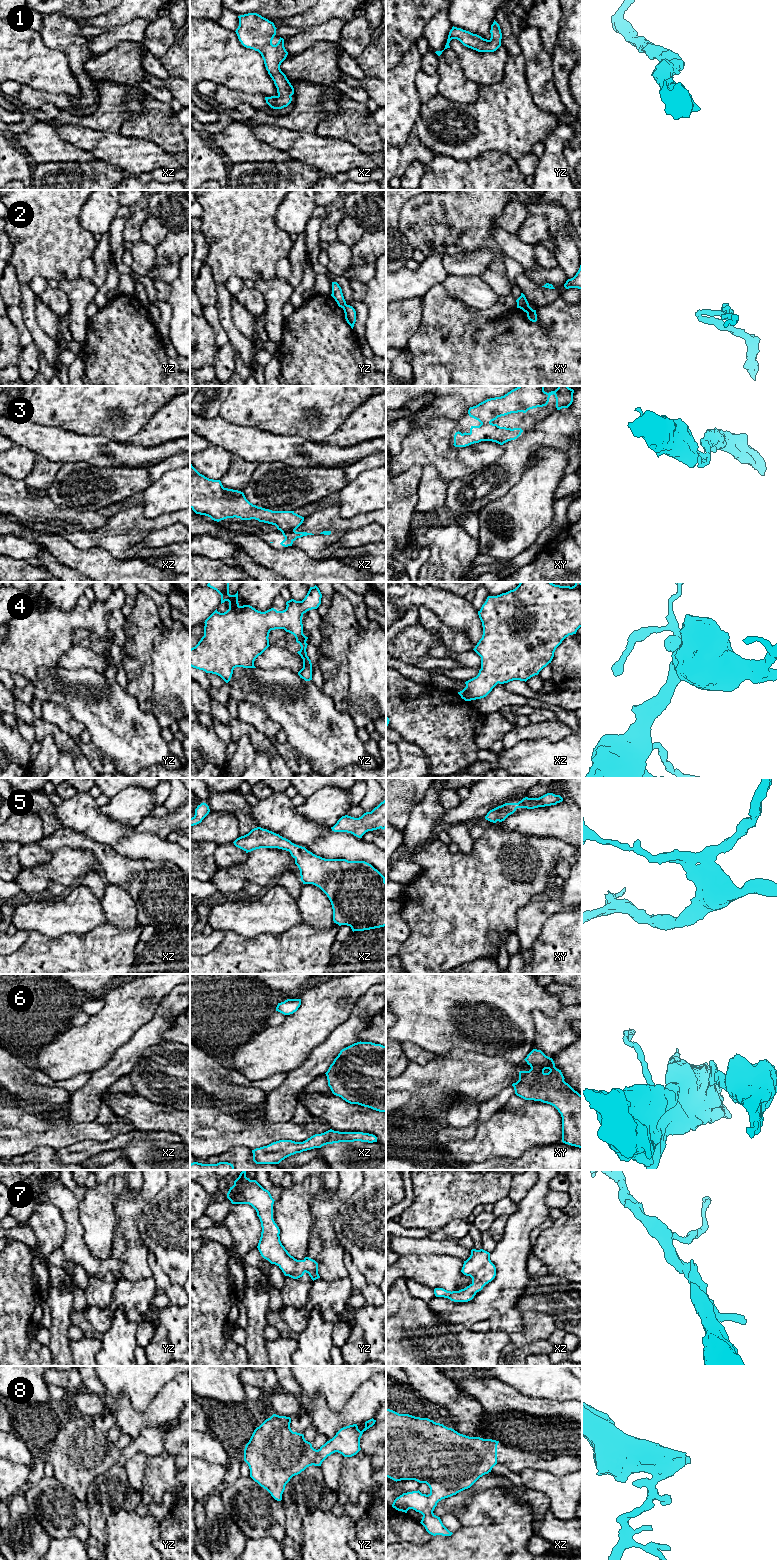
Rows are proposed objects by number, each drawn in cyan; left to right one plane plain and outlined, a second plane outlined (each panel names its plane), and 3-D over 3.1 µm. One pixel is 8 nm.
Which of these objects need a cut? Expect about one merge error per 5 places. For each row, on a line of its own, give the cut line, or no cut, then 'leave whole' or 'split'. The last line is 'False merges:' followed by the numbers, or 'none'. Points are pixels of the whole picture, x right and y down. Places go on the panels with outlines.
1: no cut; leave whole
2: cut in xy along (528, 304), (520, 308); split
3: no cut; leave whole
4: no cut; leave whole
5: no cut; leave whole
6: no cut; leave whole
7: no cut; leave whole
8: no cut; leave whole
False merges: 2

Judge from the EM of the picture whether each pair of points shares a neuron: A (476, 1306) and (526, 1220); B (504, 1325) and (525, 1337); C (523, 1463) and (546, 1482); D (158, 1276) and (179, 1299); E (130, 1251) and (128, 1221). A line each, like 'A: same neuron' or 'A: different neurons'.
A: same neuron
B: different neurons
C: different neurons
D: same neuron
E: same neuron

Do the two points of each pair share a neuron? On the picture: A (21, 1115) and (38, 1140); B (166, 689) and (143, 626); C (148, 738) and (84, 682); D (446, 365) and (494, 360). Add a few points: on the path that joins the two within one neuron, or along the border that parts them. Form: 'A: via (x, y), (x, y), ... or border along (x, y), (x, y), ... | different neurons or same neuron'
A: border along (54, 1124), (45, 1130), (10, 1129) | different neurons
B: border along (163, 629), (153, 641), (151, 651), (152, 674) | different neurons
C: via (132, 730), (100, 698) | same neuron
D: via (458, 365), (482, 365) | same neuron

